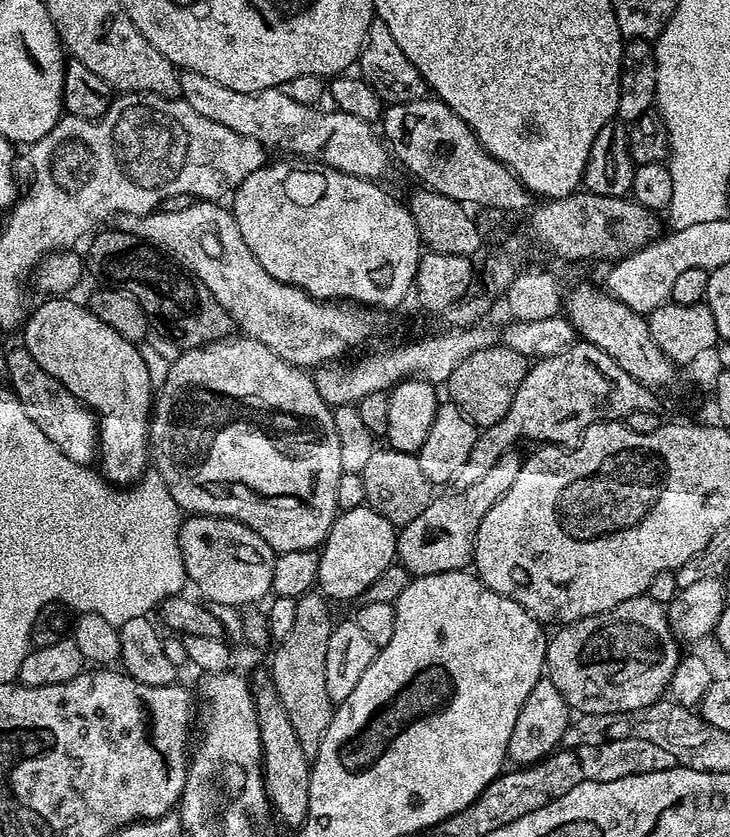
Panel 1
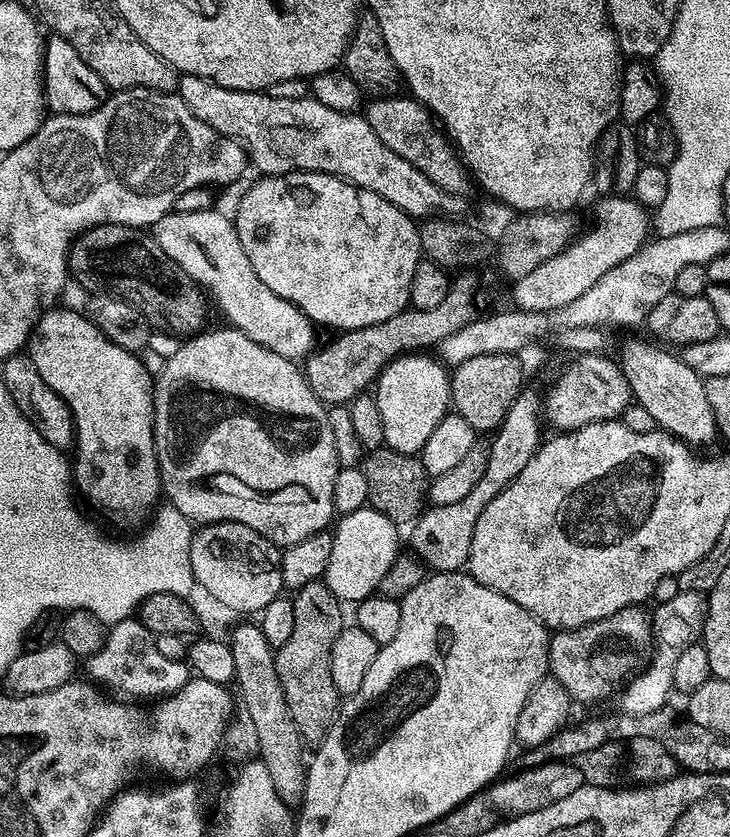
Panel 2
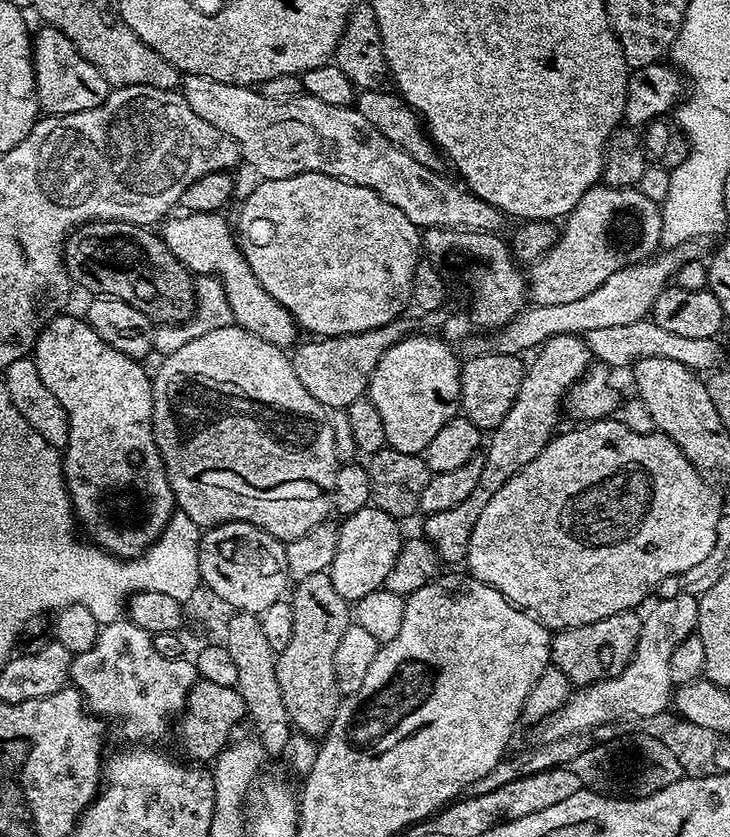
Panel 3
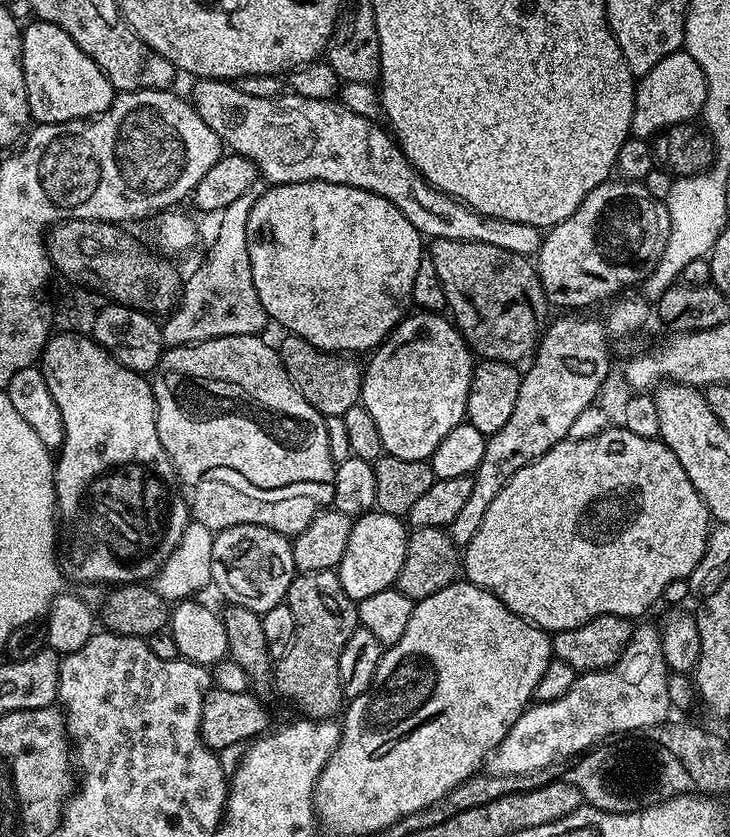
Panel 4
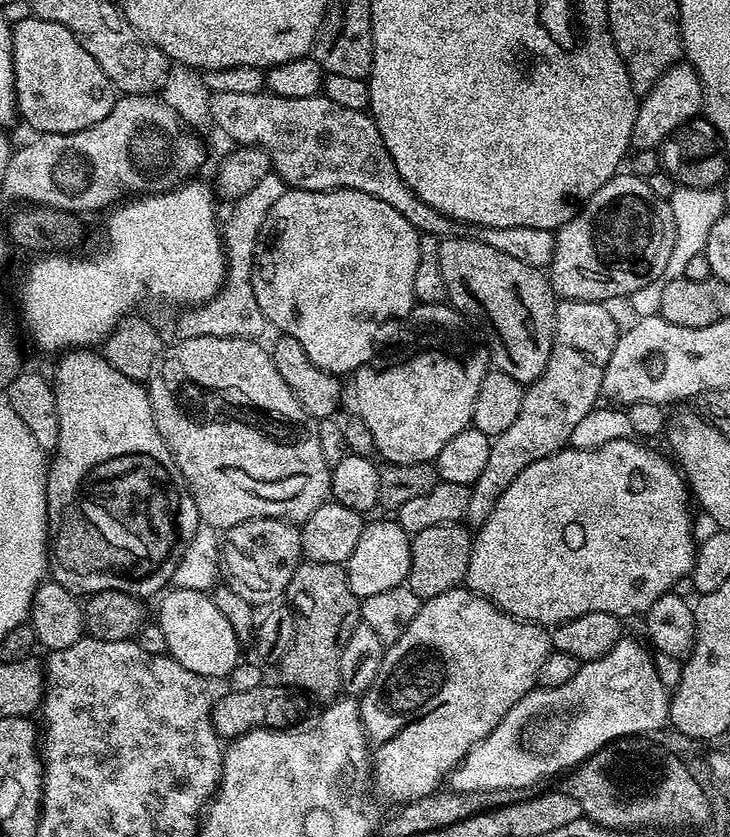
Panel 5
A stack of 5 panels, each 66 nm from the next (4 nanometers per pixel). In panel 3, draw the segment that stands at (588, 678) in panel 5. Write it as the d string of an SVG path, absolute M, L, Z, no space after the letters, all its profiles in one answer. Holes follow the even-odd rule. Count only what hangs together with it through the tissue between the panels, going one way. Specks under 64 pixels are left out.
M680 591L674 598L656 600L653 605L648 617L643 617L636 653L622 670L622 674L581 687L568 703L543 725L545 741L588 734L603 724L625 722L624 720L630 719L631 716L653 716L669 707L674 693L670 678L670 654L674 654L678 642L695 633L700 601L697 597Z

